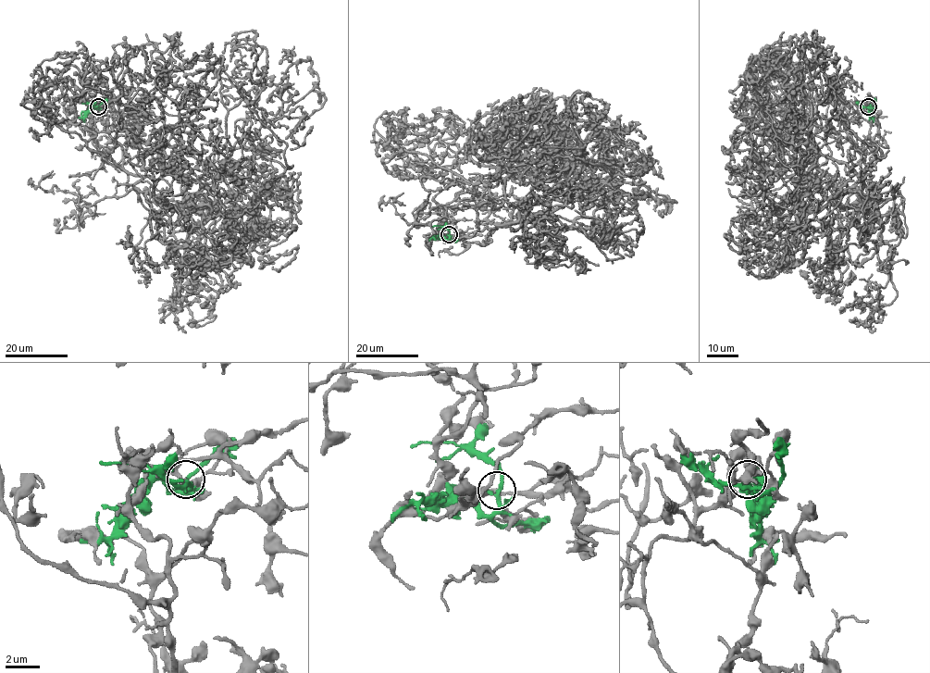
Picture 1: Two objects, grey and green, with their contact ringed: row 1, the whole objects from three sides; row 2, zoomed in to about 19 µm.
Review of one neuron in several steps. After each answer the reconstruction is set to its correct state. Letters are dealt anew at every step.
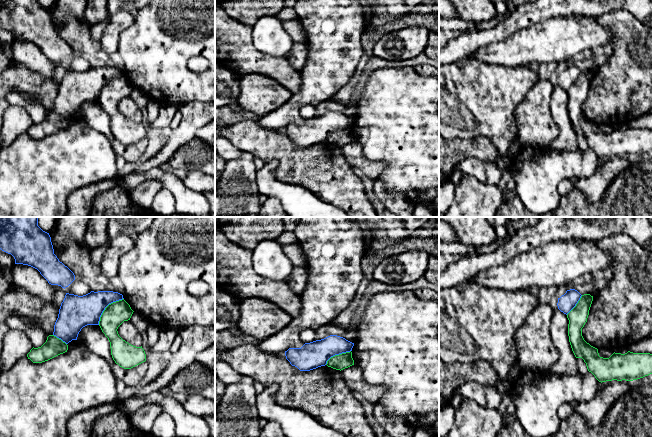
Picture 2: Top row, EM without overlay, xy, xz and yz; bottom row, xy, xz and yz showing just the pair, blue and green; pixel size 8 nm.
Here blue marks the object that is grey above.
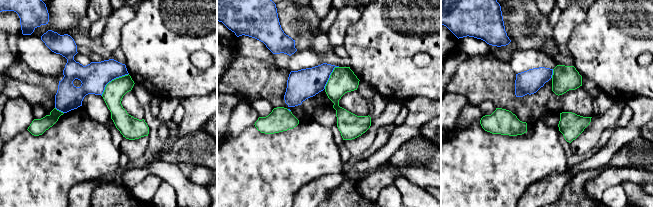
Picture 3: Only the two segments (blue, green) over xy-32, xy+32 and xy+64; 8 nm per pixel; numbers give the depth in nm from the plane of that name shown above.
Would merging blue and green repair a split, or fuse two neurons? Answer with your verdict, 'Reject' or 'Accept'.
Reject

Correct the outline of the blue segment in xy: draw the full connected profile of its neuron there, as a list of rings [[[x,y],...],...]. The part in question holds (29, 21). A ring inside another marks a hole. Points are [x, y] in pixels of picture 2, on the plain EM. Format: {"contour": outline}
{"contour": [[[0,0],[0,25],[11,30],[15,40],[37,45],[51,61],[68,63],[74,49],[54,30],[49,9],[38,0]]]}

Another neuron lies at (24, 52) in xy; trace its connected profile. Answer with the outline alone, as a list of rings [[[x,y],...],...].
[[[15,40],[13,44],[13,59],[24,64],[33,72],[40,73],[44,77],[55,78],[56,66],[54,61],[40,50],[40,48],[28,41]]]

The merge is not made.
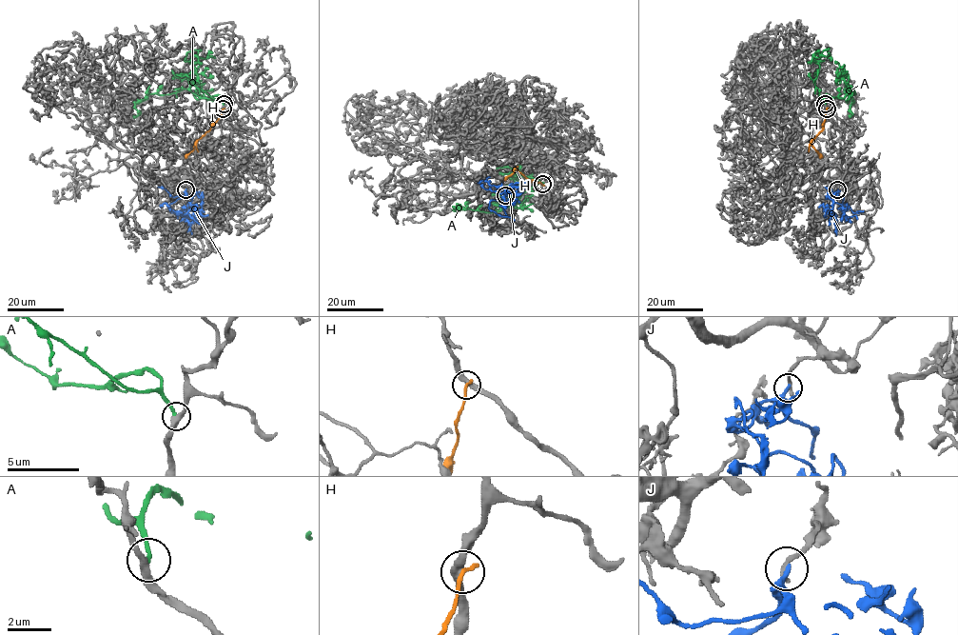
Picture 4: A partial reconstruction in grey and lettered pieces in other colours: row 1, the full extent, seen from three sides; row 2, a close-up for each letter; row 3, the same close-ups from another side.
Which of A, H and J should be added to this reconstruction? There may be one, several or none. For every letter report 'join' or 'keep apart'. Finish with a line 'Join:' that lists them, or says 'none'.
A: join
H: keep apart
J: keep apart
Join: A

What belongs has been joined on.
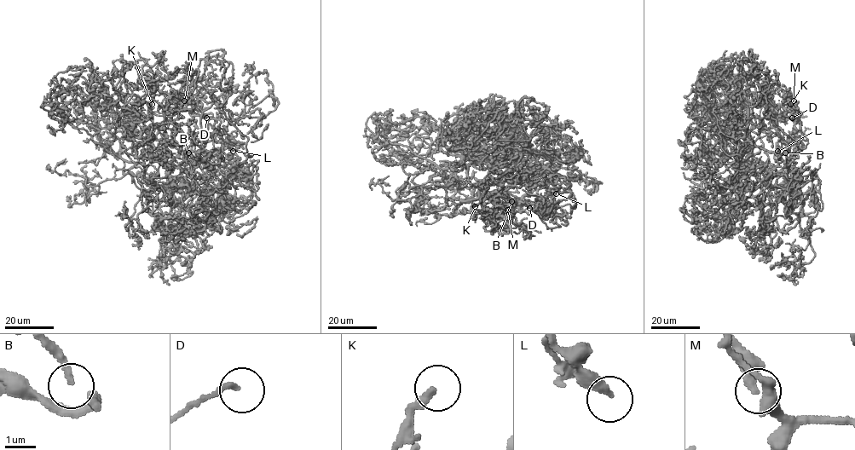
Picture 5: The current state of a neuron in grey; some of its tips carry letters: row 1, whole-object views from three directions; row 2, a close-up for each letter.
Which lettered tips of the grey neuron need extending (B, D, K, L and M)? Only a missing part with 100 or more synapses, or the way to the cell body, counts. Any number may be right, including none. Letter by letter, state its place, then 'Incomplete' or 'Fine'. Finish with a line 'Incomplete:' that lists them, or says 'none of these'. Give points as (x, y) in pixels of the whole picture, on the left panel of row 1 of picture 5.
B: Place: (188, 152). Incomplete
D: Place: (206, 118). Fine
K: Place: (152, 104). Fine
L: Place: (233, 151). Incomplete
M: Place: (184, 100). Fine
Incomplete: B, L

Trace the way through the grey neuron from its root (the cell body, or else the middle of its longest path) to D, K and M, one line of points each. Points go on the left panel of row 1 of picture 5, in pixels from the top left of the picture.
D: (156, 187), (166, 187), (222, 146), (211, 137), (212, 114), (193, 117), (189, 112), (195, 109), (206, 118)
K: (156, 187), (223, 143), (211, 137), (211, 113), (191, 115), (194, 104), (163, 113), (148, 112), (152, 104)
M: (156, 187), (166, 187), (223, 143), (211, 137), (212, 115), (193, 117), (195, 105), (181, 95), (184, 100)

